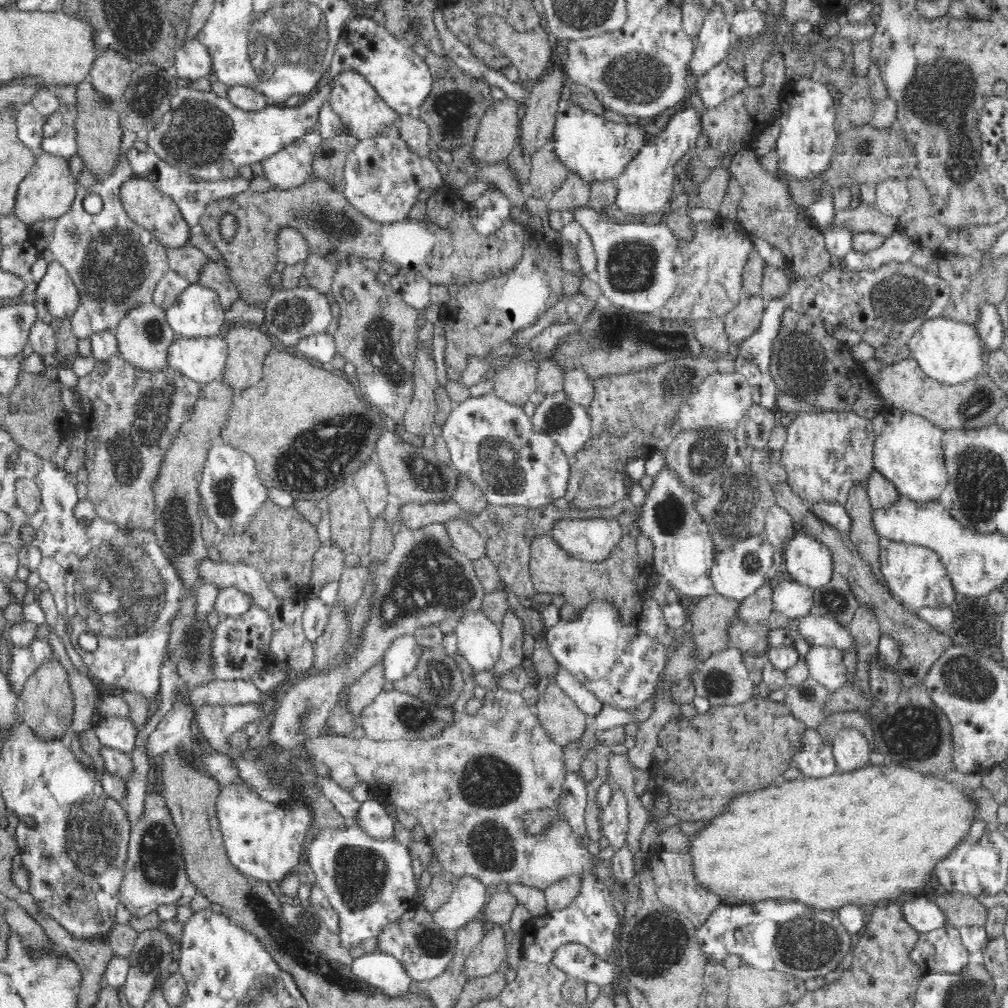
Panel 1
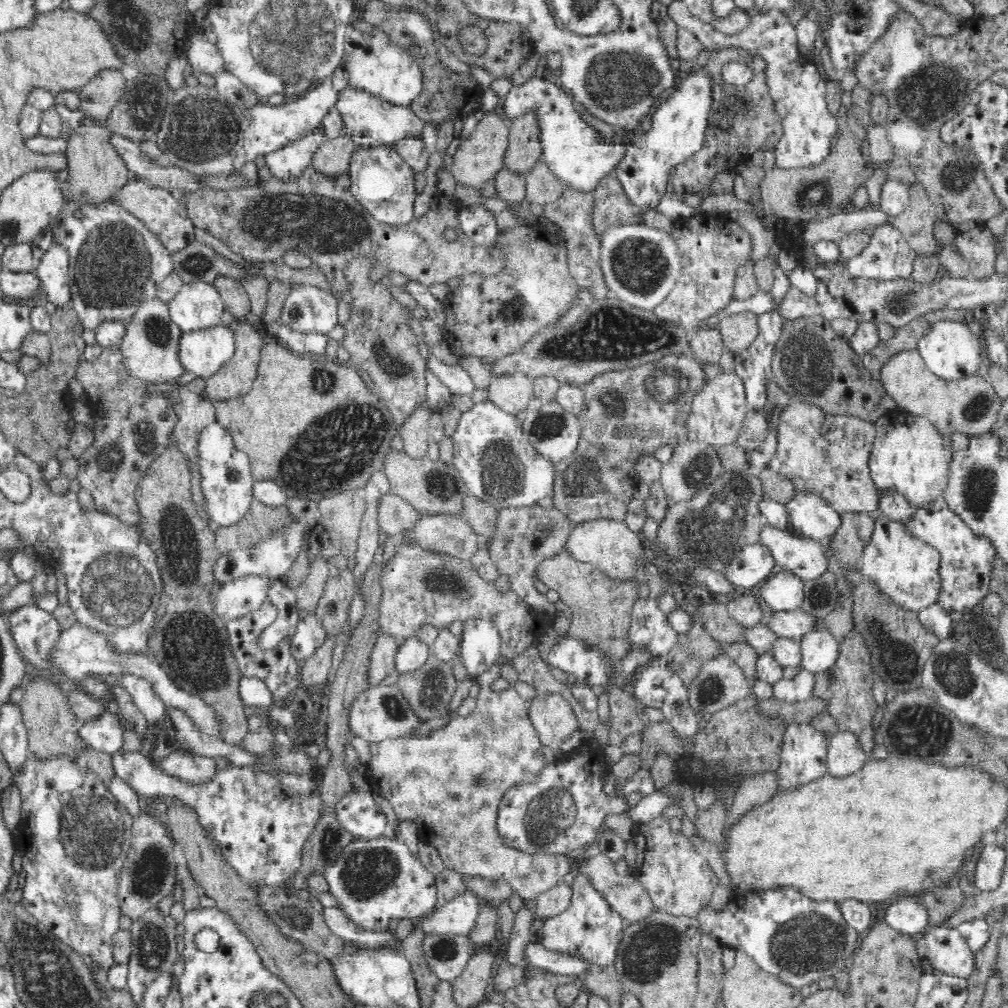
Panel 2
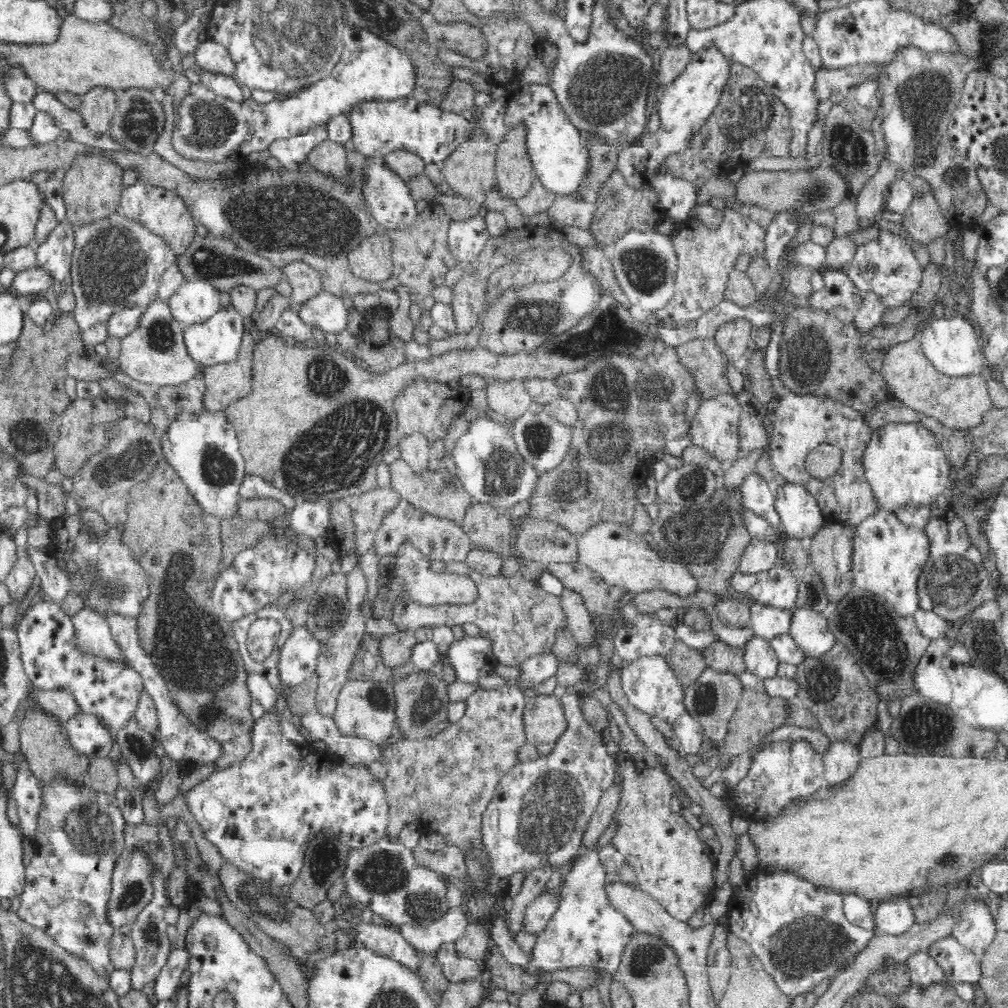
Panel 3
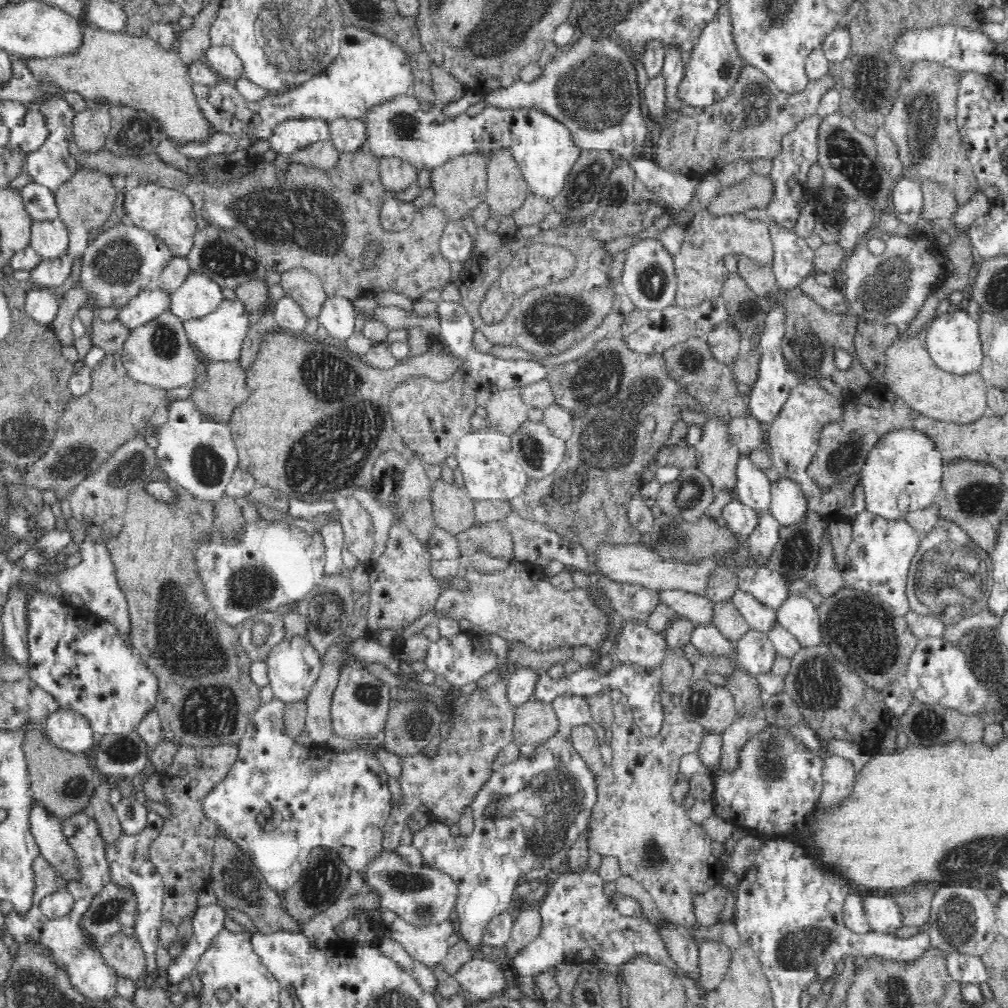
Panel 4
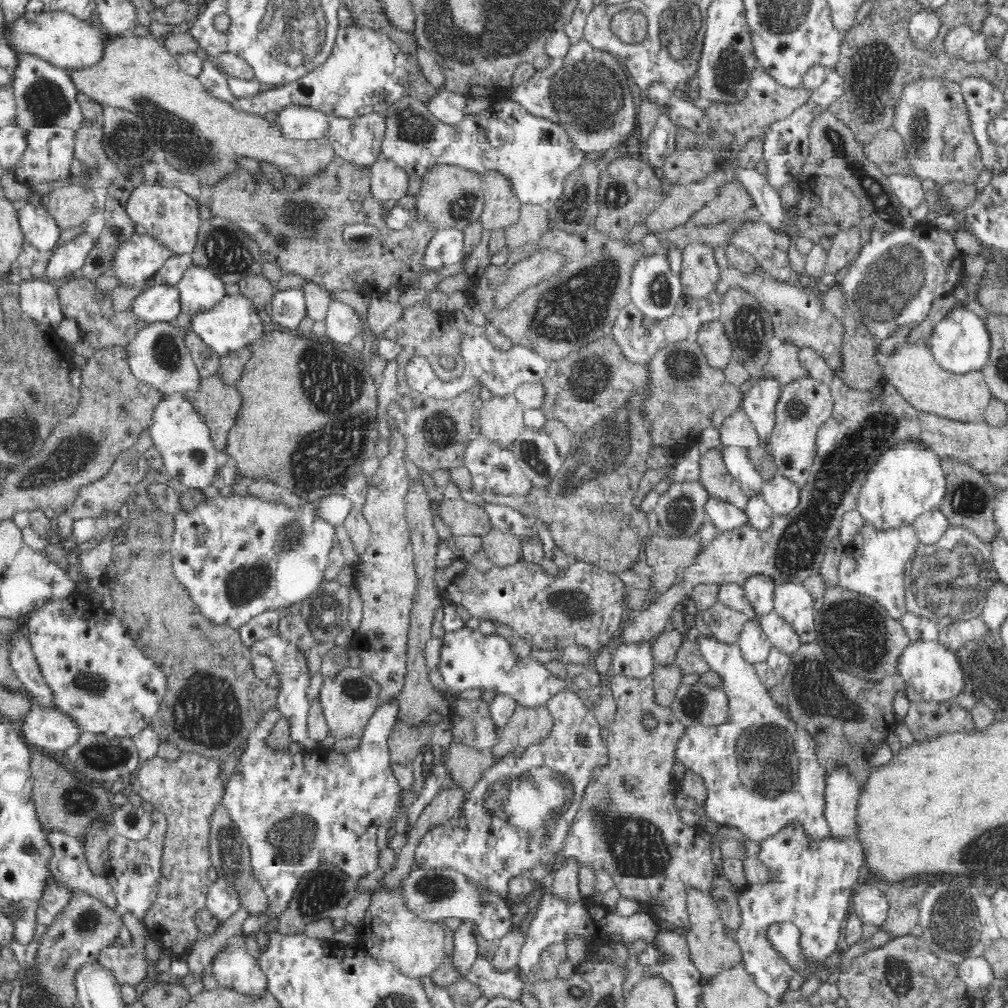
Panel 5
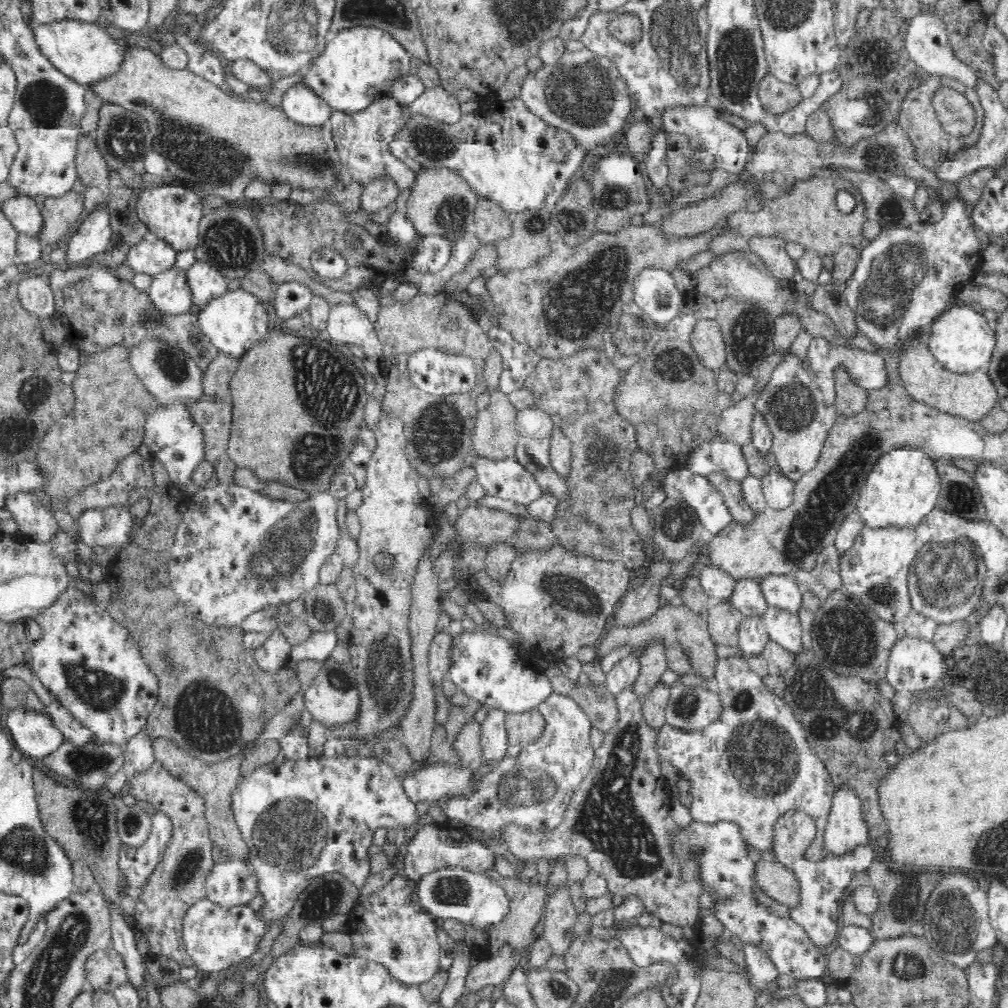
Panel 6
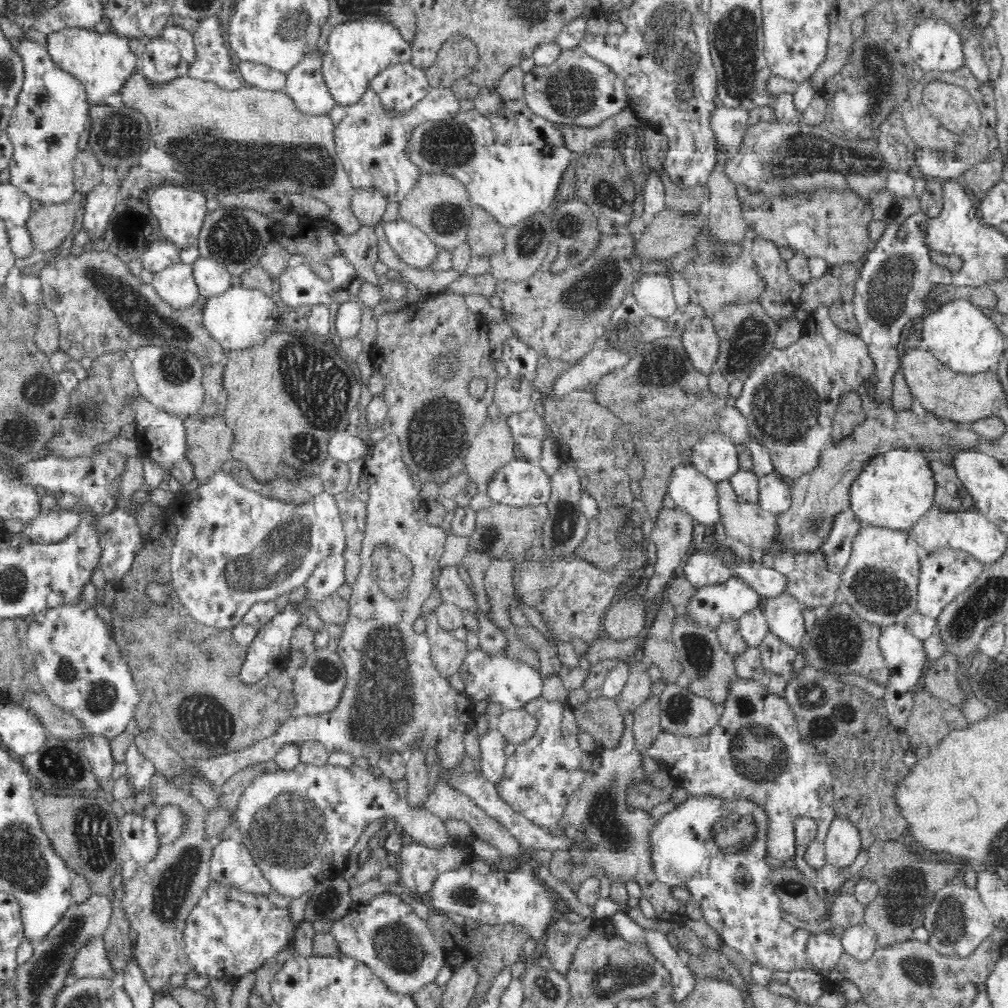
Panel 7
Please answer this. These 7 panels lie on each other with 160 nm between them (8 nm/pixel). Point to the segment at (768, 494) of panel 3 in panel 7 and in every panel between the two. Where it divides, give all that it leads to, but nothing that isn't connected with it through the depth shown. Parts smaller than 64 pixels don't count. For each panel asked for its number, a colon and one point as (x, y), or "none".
4: (753, 487)
5: (737, 461)
6: (717, 455)
7: (715, 455)

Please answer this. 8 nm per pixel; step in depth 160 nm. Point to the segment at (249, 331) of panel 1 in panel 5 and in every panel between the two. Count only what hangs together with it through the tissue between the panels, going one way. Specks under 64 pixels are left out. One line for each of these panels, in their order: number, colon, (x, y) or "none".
2: (235, 378)
3: (225, 383)
4: (224, 388)
5: (217, 404)

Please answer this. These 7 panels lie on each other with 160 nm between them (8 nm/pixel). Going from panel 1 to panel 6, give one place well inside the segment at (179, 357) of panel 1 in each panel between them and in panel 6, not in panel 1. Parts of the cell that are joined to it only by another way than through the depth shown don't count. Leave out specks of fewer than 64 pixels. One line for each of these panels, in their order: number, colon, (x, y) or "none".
2: (202, 352)
3: (218, 340)
4: (220, 334)
5: (232, 325)
6: (235, 321)

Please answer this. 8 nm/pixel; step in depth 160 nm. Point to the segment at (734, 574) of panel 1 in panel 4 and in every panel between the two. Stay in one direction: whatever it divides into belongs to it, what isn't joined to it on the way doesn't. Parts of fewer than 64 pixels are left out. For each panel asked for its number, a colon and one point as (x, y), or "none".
2: (754, 563)
3: (760, 555)
4: (762, 541)

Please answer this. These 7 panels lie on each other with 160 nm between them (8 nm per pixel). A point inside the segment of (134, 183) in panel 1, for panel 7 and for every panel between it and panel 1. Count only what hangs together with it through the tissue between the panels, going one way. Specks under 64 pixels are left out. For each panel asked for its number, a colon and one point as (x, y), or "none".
2: (164, 214)
3: (162, 211)
4: (169, 214)
5: (168, 214)
6: (172, 213)
7: (180, 212)

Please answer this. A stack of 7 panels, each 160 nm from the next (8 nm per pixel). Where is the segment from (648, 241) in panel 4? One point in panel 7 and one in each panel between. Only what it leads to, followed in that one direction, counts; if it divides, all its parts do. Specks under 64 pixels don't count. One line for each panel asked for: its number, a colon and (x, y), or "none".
5: (655, 290)
6: (654, 290)
7: (653, 291)

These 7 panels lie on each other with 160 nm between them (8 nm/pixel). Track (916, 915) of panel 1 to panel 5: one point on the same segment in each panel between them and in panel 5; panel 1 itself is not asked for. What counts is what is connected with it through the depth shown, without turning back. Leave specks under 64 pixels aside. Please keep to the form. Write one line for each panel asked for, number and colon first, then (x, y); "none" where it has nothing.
2: (907, 915)
3: (893, 916)
4: (883, 915)
5: (871, 906)

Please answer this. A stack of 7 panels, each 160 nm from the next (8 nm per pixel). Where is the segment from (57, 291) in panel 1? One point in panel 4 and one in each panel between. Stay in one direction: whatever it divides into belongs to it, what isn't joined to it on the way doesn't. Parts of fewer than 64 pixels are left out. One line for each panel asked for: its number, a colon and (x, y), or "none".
2: (54, 267)
3: (54, 253)
4: (49, 239)

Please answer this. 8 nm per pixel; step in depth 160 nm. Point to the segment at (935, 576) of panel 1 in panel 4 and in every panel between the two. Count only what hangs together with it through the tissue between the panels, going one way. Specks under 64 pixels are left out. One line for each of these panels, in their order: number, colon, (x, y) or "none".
2: (904, 568)
3: (887, 556)
4: (878, 557)

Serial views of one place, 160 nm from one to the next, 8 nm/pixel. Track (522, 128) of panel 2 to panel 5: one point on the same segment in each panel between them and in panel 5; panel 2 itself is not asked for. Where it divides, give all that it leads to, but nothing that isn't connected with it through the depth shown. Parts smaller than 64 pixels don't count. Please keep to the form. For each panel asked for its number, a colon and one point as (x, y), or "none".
3: (514, 175)
4: (506, 190)
5: (500, 210)

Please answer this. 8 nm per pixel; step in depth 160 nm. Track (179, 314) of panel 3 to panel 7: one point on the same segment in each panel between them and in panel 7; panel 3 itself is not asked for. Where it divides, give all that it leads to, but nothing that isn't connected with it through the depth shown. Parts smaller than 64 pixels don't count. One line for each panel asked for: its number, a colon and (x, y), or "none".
4: (198, 295)
5: (200, 289)
6: (206, 282)
7: (213, 278)

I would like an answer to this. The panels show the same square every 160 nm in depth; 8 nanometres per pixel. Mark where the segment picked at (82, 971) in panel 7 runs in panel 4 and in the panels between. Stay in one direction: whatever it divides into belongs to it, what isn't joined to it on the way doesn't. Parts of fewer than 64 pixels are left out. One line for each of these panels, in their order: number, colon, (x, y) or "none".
4: (125, 954)
5: (127, 963)
6: (104, 969)

